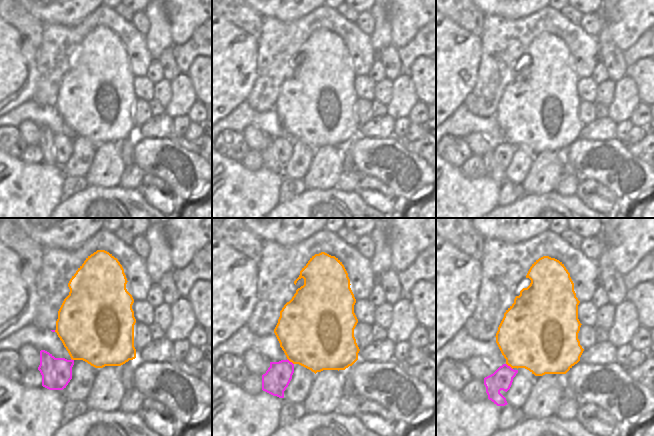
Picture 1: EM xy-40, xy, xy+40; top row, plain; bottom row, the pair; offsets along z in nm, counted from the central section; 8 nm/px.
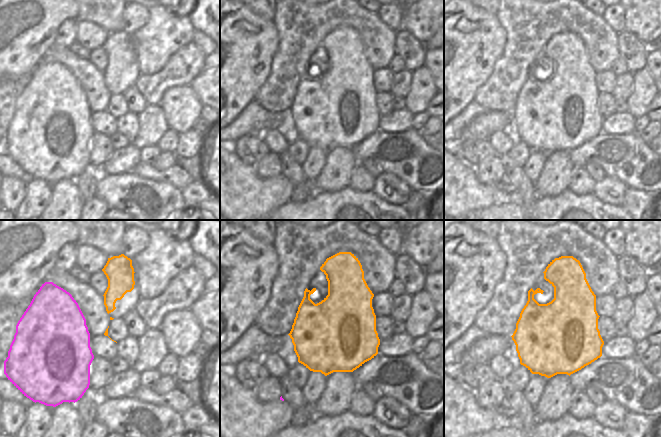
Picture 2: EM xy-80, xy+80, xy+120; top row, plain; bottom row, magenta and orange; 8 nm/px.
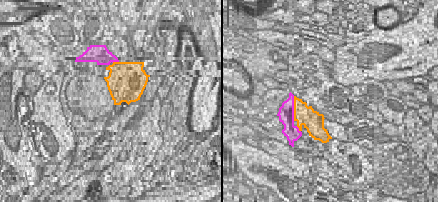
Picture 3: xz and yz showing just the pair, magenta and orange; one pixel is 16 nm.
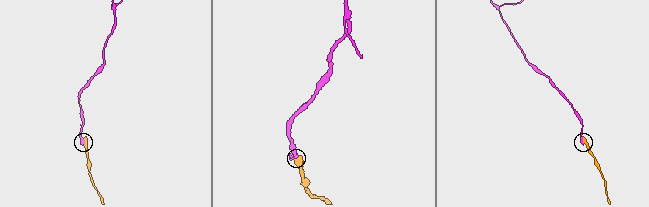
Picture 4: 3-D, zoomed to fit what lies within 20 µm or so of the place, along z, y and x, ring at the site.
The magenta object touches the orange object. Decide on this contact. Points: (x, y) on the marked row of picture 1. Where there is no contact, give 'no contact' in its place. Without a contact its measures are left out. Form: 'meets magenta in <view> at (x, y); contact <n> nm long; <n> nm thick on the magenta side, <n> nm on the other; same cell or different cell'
meets magenta in xy at (289, 361); contact 80 nm long; 200 nm thick on the magenta side, 460 nm on the other; same cell

